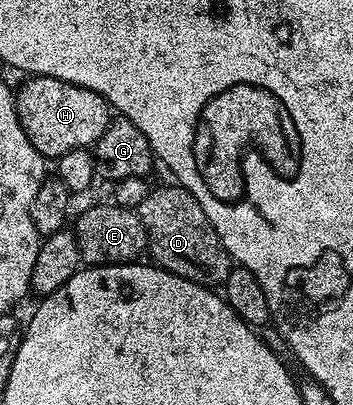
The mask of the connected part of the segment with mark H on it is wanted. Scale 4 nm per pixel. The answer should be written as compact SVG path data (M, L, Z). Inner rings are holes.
M35 75L25 81L27 83L16 91L20 125L28 141L32 141L34 148L47 160L57 160L58 156L72 153L81 147L93 148L104 129L108 129L112 108L110 102L100 97L100 93L72 85L68 81L60 81L51 75Z

